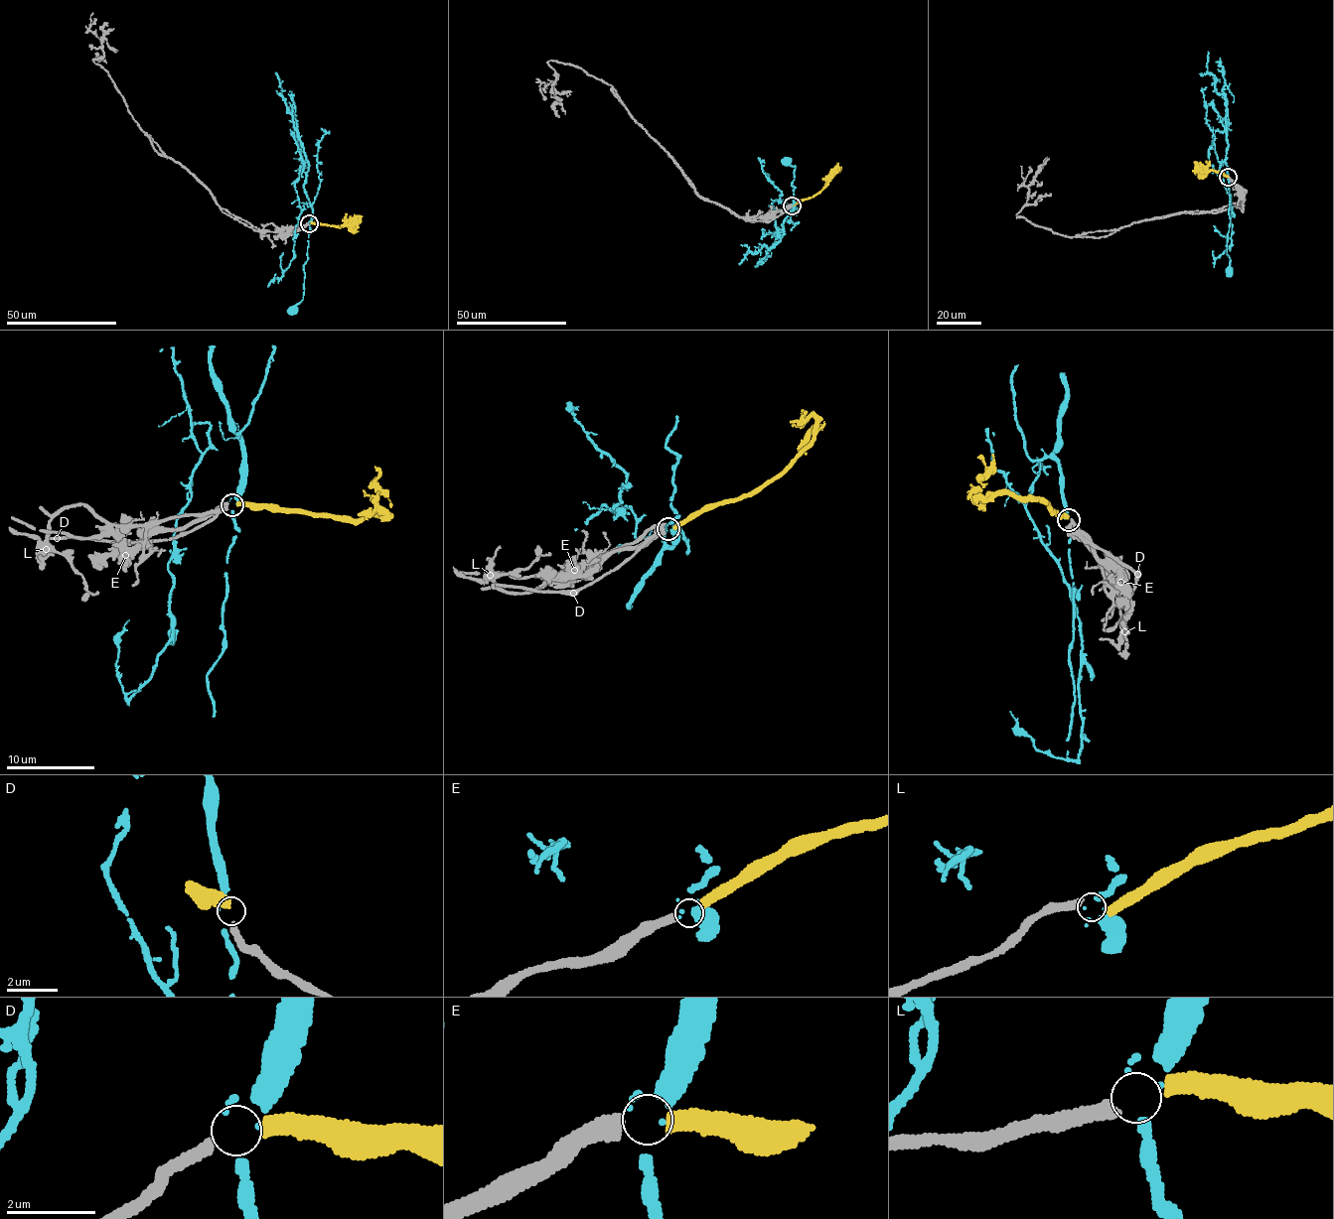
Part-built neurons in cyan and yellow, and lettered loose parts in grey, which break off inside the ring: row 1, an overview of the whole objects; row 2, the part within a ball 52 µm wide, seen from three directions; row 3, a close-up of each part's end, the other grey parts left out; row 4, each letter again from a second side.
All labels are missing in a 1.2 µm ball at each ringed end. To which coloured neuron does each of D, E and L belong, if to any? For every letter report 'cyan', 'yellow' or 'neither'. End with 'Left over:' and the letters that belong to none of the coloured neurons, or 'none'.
D: cyan
E: yellow
L: neither
Left over: L

